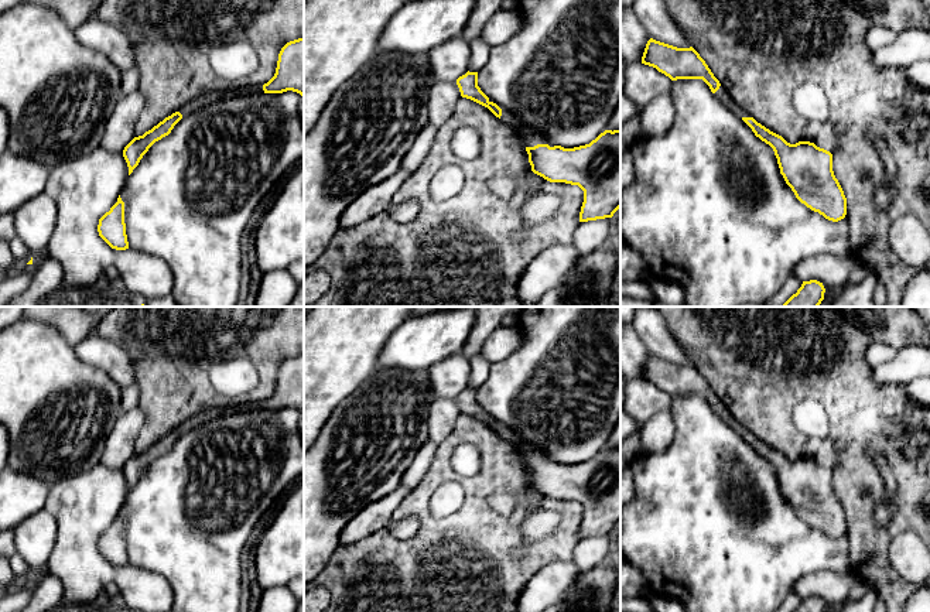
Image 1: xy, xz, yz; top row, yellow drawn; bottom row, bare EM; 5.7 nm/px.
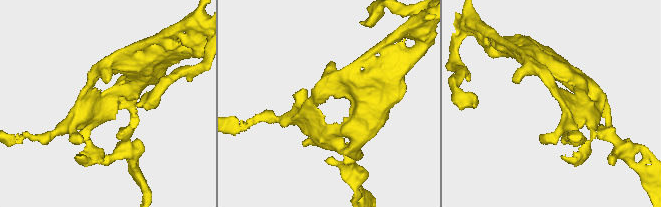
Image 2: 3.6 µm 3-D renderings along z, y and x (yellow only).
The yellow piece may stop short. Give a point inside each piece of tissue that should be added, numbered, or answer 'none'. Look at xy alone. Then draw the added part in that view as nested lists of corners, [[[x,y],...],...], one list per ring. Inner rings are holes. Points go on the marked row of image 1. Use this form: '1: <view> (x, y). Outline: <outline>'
1: xy (204, 99). Outline: [[[257,85],[257,86],[239,86],[236,89],[229,89],[229,90],[219,90],[219,92],[208,92],[208,93],[202,93],[196,98],[194,98],[192,100],[189,100],[188,103],[185,103],[178,112],[182,116],[188,116],[213,102],[218,102],[223,98],[229,98],[229,96],[237,96],[237,95],[246,95],[249,92],[257,92],[257,93],[264,93],[263,90],[263,85]]]

